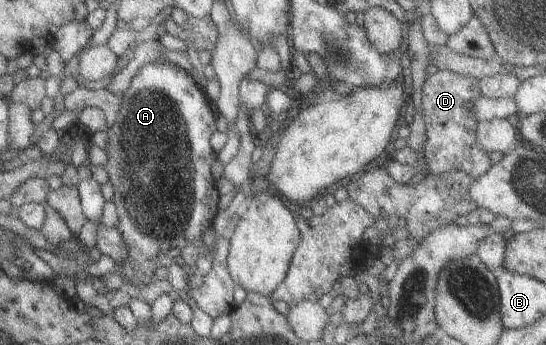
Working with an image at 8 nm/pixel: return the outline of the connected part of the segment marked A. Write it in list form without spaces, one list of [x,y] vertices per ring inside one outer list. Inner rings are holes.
[[[150,62],[136,70],[122,93],[114,124],[106,130],[107,159],[103,166],[114,188],[110,200],[117,212],[115,227],[128,254],[126,262],[115,263],[115,272],[123,284],[142,288],[141,276],[145,270],[146,280],[149,278],[148,269],[159,252],[165,254],[171,248],[194,244],[199,256],[211,256],[212,265],[202,282],[186,292],[212,318],[229,314],[235,307],[232,301],[235,284],[225,262],[229,242],[216,236],[209,249],[200,242],[200,235],[211,226],[218,209],[219,194],[210,171],[216,153],[208,144],[213,132],[216,126],[210,100],[194,79],[171,63]]]

